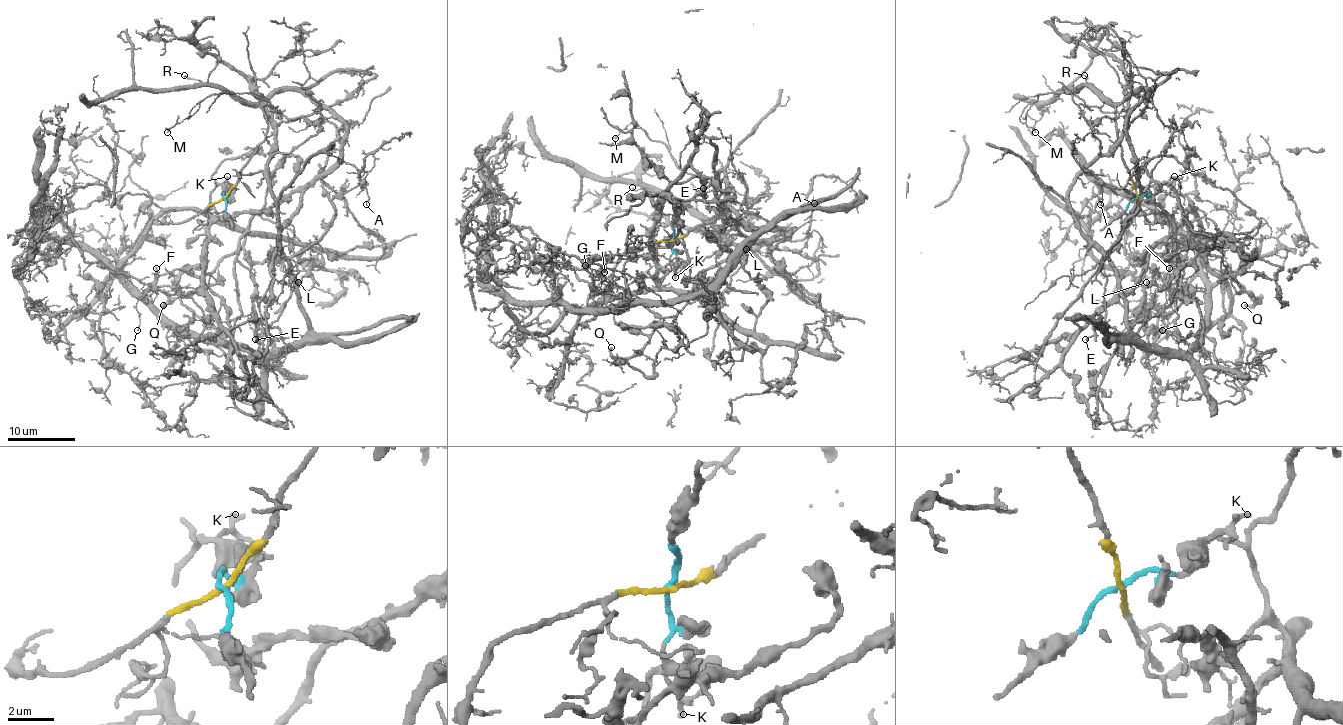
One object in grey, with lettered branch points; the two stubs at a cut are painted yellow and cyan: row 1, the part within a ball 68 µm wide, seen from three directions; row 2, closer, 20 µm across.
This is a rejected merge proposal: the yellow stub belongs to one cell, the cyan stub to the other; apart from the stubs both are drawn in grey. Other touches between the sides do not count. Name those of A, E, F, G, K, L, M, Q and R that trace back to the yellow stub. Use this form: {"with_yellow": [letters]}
{"with_yellow": ["A", "M", "R"]}

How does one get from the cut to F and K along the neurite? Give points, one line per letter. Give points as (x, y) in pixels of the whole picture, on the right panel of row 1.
F: (1135, 198), (1164, 184), (1176, 193), (1184, 218), (1152, 249), (1147, 269), (1156, 269), (1166, 281), (1169, 267)
K: (1135, 198), (1156, 193), (1174, 176)

